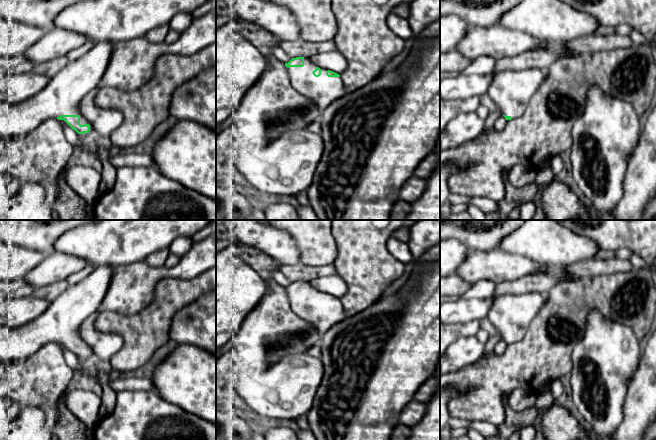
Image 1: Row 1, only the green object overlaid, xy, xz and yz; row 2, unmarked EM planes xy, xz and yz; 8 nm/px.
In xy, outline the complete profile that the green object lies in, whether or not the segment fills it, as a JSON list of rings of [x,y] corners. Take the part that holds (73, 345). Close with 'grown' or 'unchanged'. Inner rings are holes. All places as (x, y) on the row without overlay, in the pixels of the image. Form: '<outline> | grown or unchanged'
[[[112,266],[94,267],[91,274],[82,281],[68,286],[33,322],[16,328],[0,325],[0,361],[23,362],[50,342],[64,344],[81,359],[93,355],[91,347],[81,336],[80,327],[90,315],[98,311],[111,284],[113,270]]] | grown

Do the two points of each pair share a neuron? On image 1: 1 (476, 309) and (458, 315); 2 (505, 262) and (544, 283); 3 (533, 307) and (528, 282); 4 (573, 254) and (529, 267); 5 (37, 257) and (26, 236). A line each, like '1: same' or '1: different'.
1: same
2: different
3: different
4: different
5: different

